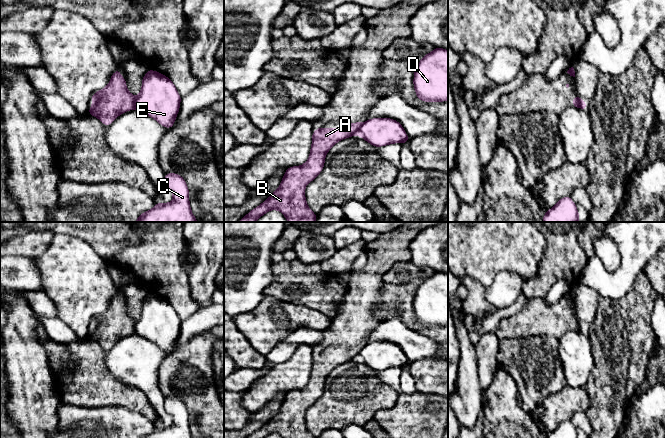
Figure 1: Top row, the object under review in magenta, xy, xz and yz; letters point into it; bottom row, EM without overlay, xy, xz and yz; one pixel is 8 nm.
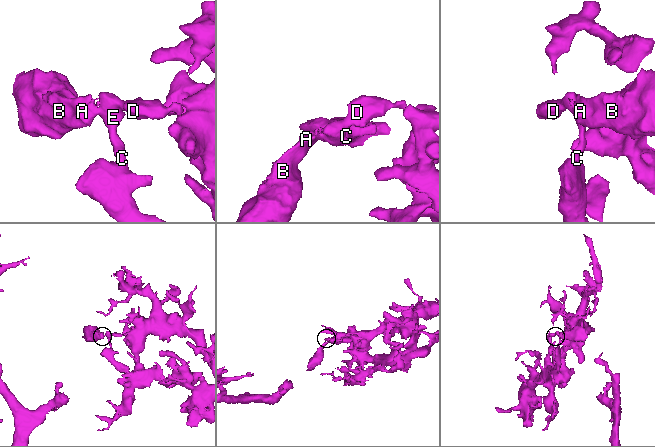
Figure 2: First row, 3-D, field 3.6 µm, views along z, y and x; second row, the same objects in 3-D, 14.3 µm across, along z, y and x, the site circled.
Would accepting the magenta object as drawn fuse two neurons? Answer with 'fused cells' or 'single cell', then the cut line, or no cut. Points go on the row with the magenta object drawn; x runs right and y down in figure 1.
fused cells; cut xy (136, 97), (134, 107)

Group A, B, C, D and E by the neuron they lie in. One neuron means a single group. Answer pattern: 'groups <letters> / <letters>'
groups A B / C D E

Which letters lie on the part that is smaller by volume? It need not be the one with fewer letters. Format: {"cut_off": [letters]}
{"cut_off": ["A", "B"]}

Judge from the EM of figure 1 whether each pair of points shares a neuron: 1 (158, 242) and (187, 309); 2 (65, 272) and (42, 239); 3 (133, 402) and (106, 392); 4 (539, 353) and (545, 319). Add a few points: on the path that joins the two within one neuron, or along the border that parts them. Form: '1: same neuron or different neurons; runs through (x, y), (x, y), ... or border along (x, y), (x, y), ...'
1: same neuron; runs through (158, 259), (158, 268), (172, 282), (177, 292)
2: different neurons; border along (56, 234), (50, 245), (33, 258)
3: same neuron; runs through (126, 396), (113, 392)
4: different neurons; border along (519, 336), (555, 336), (558, 338)

